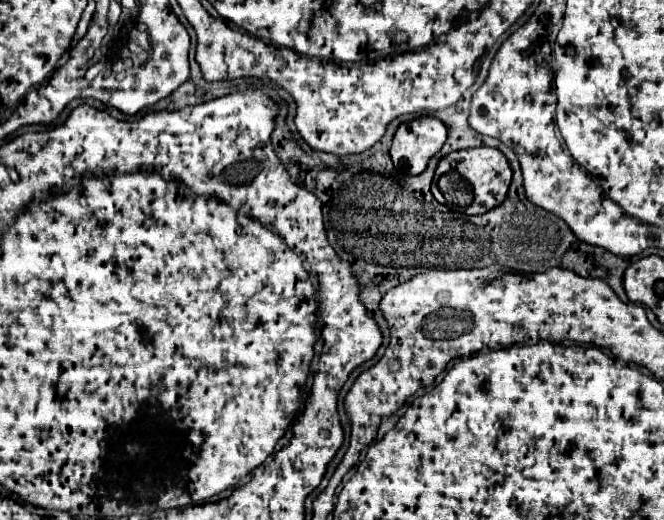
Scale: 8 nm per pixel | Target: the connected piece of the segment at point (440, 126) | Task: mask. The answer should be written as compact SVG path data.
M421 116L403 122L391 142L391 160L401 174L421 174L445 140L447 128L439 118Z

